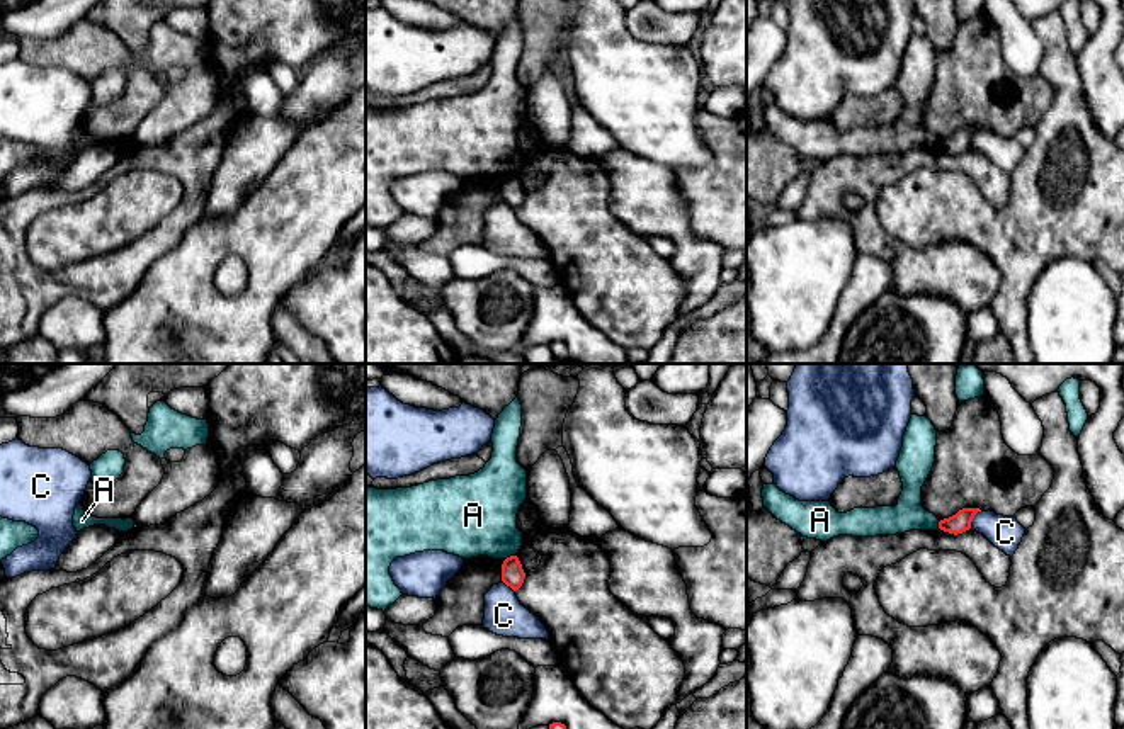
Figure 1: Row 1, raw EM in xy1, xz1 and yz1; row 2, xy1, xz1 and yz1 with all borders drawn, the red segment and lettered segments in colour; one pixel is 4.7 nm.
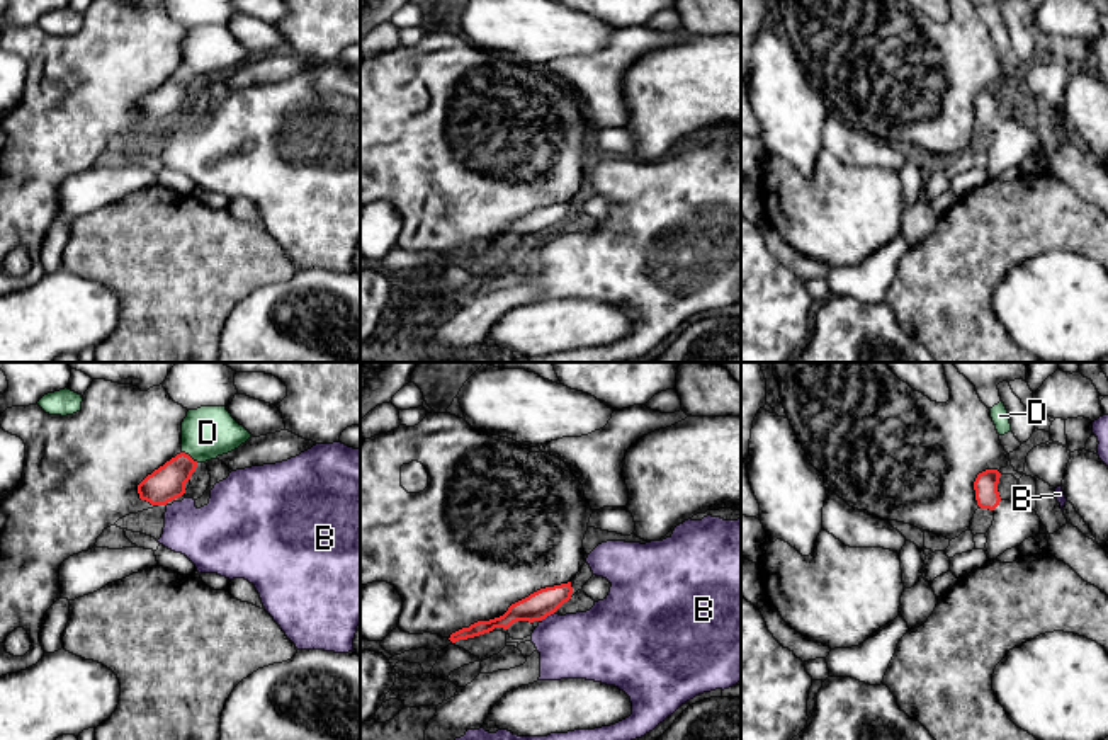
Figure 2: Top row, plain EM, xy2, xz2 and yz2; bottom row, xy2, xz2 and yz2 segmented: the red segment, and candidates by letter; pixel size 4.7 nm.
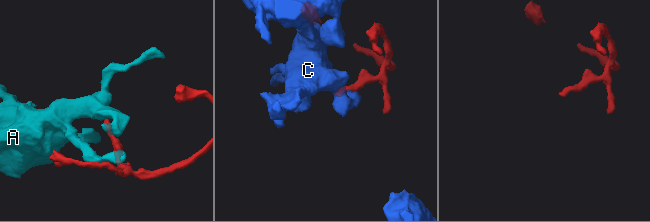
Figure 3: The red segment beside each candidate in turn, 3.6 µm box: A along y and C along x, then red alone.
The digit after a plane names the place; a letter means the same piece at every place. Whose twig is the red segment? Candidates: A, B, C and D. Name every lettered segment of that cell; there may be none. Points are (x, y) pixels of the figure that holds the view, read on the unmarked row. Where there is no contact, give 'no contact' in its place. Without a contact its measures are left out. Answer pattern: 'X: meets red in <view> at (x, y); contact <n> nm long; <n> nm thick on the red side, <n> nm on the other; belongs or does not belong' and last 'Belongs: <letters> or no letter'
A: meets red in xz1 at (510, 175); contact 50 nm long; 110 nm thick on the red side, 380 nm on the other; does not belong
B: meets red in xz2 at (546, 235); contact 70 nm long; 140 nm thick on the red side, 320 nm on the other; does not belong
C: meets red in yz1 at (973, 136); contact 100 nm long; 90 nm thick on the red side, 160 nm on the other; does not belong
D: meets red in xy2 at (189, 75); contact 90 nm long; 160 nm thick on the red side, 240 nm on the other; does not belong
Belongs: no letter

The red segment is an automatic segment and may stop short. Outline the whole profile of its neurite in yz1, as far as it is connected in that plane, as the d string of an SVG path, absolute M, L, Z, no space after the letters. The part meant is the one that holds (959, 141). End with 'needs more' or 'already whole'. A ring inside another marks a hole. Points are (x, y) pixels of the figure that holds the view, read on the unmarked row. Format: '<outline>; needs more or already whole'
M962 127L956 134L939 141L939 148L949 153L962 153L971 148L974 134L981 131L979 127Z; already whole

